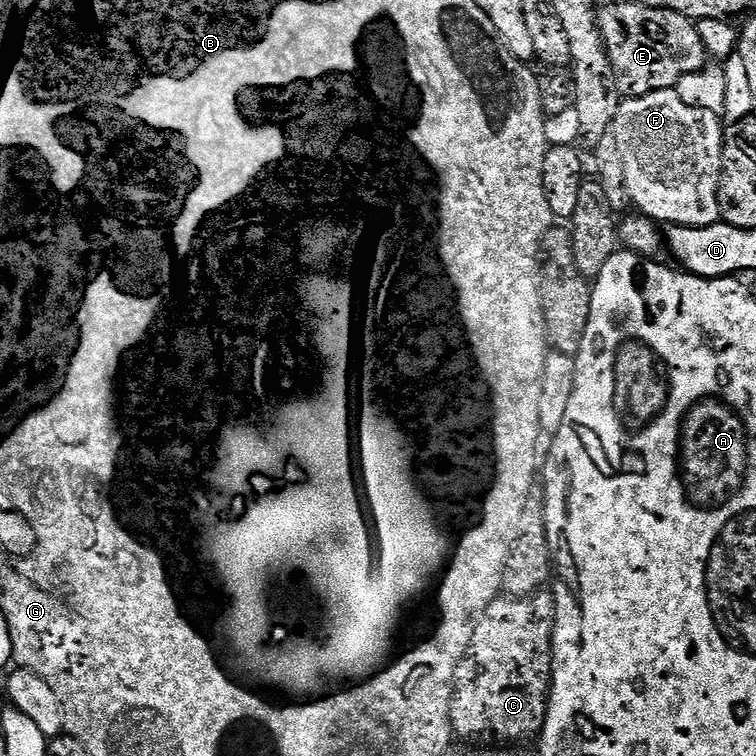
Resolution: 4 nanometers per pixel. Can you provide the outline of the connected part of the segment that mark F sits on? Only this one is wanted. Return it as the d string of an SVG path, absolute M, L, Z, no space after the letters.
M663 88L645 96L621 99L610 135L618 142L618 154L622 154L628 199L633 205L637 204L640 207L637 209L649 220L665 220L664 224L668 226L685 224L691 228L710 226L720 220L718 186L724 128L717 113L690 106L682 102L682 98L678 98L675 90Z

